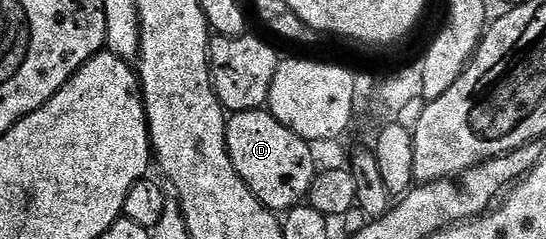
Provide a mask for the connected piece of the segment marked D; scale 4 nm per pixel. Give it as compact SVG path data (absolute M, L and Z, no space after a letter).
M265 108L233 114L226 123L226 142L232 167L264 207L285 211L307 200L316 176L311 142L288 131Z

